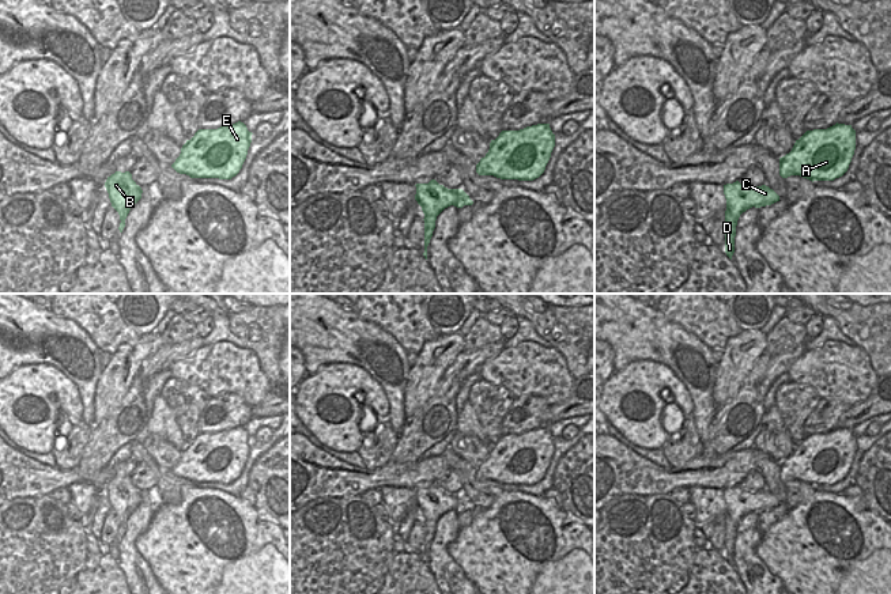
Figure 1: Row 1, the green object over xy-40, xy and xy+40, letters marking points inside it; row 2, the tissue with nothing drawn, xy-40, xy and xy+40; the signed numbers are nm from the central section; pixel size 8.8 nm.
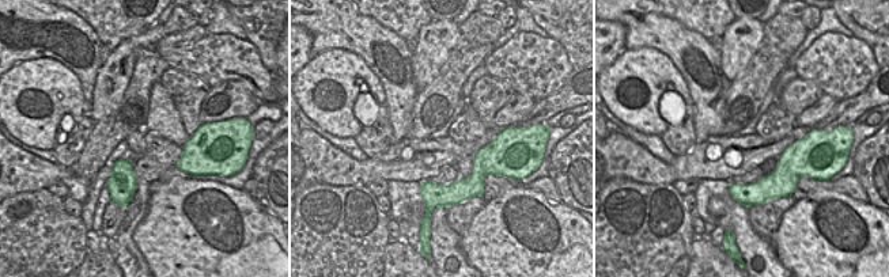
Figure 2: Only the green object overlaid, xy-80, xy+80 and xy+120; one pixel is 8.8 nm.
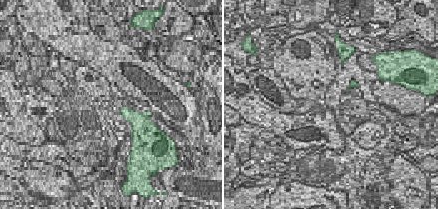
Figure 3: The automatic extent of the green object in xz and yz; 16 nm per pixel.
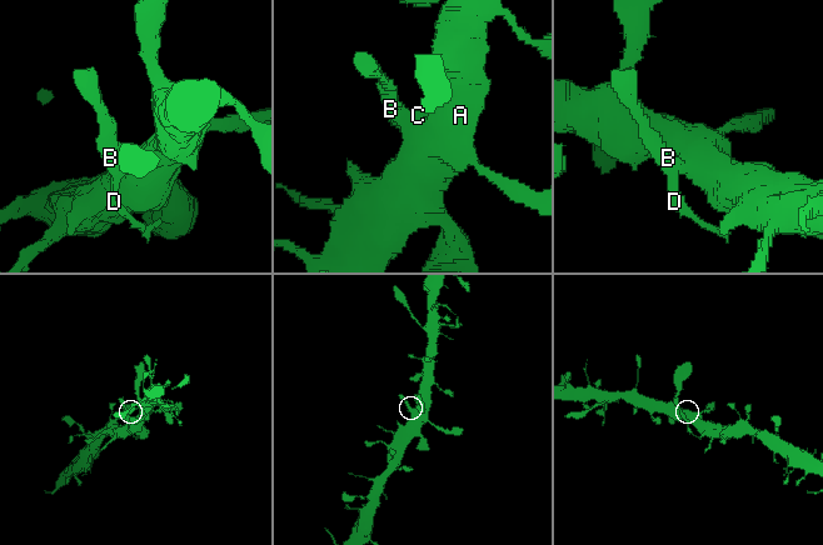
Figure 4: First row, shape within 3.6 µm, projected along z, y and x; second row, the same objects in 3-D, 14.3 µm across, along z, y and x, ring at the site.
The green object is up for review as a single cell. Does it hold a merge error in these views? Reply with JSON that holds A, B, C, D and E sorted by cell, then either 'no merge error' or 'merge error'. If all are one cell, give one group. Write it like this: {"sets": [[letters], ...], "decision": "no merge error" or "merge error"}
{"sets": [["A", "C", "E"], ["B", "D"]], "decision": "merge error"}

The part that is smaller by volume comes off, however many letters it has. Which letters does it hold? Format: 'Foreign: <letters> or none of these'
Foreign: B, D

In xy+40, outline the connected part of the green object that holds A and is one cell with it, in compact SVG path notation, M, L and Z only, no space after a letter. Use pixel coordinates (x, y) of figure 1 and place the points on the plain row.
M835 428L827 434L807 435L792 455L779 462L779 480L800 480L809 485L834 485L842 481L856 454L852 430Z

